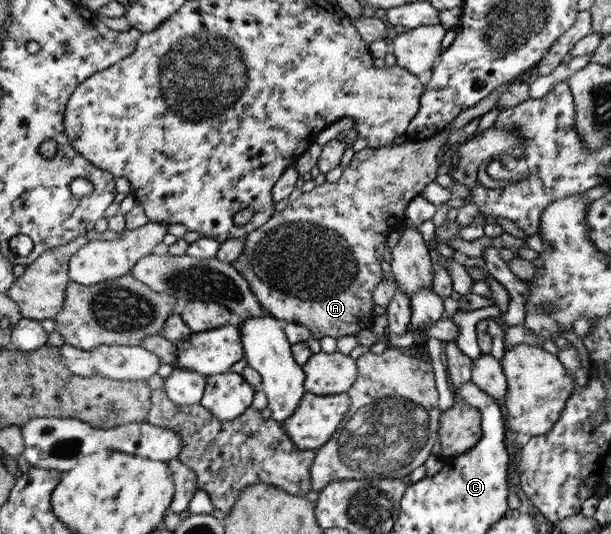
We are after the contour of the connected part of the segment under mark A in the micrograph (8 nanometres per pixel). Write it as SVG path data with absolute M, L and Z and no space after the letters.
M510 83L494 89L488 97L458 114L454 121L429 140L408 140L403 144L378 149L366 147L356 152L343 169L341 179L332 183L324 182L312 191L303 193L300 198L289 202L284 210L273 214L268 223L249 233L244 241L242 255L233 261L232 267L250 284L250 290L270 315L277 317L283 324L296 322L308 327L318 340L322 337L340 339L343 335L355 336L356 333L370 328L376 316L372 293L384 275L380 263L387 249L385 238L393 230L406 225L406 207L412 199L419 196L426 185L437 178L436 171L440 165L436 155L448 141L448 135L492 110L498 96L508 86Z

